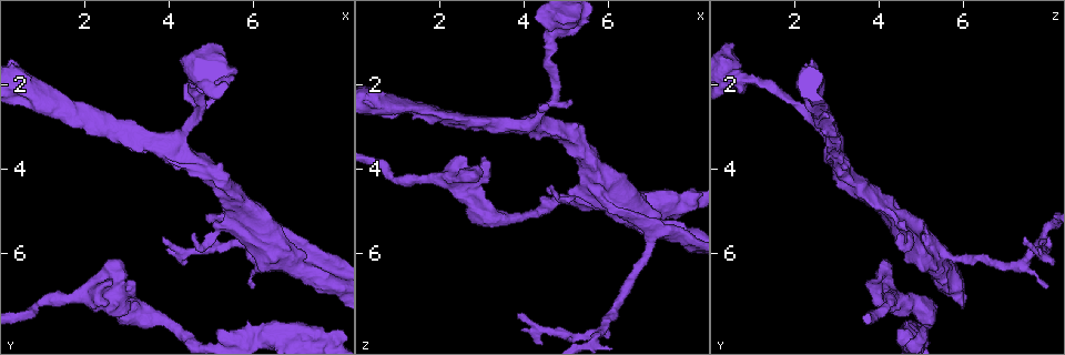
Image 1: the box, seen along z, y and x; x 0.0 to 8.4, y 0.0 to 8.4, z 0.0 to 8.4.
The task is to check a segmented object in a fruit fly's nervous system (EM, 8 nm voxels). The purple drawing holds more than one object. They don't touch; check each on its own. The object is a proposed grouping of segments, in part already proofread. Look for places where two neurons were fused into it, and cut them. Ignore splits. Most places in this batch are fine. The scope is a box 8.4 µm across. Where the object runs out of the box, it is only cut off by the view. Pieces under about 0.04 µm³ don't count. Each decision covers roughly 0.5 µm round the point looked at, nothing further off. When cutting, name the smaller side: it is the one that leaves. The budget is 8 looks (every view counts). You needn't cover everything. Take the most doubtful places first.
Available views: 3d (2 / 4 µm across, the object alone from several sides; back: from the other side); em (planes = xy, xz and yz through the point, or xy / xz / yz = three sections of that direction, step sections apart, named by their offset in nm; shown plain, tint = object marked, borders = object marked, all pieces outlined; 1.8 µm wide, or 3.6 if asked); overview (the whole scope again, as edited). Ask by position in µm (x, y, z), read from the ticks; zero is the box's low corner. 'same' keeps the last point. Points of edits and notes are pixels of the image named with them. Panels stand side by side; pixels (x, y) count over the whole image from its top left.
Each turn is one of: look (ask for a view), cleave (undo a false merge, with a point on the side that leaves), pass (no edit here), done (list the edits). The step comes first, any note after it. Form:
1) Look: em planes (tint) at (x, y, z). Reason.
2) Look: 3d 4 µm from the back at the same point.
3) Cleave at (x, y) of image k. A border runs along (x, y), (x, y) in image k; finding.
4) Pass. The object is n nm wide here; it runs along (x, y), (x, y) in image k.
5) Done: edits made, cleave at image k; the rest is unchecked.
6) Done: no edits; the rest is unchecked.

Look: 3d 4 µm at (4.75, 1.85, 0.70). Abrupt turn.

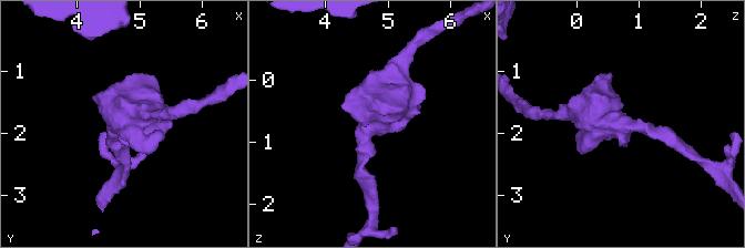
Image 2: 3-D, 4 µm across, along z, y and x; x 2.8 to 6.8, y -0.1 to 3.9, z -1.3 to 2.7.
Look: em 3.6 µm yz step 8 (borders) at (4.75, 1.85, 0.70). The arms are 190, 320 nm wide.

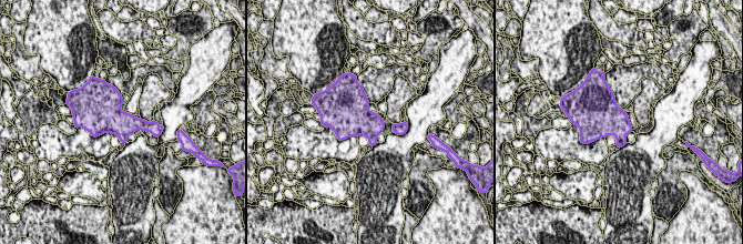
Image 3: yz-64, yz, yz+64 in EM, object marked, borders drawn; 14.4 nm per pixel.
Pass. All the same neuron.

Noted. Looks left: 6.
Look: em planes (tint) at (2.45, 7.05, 4.30).

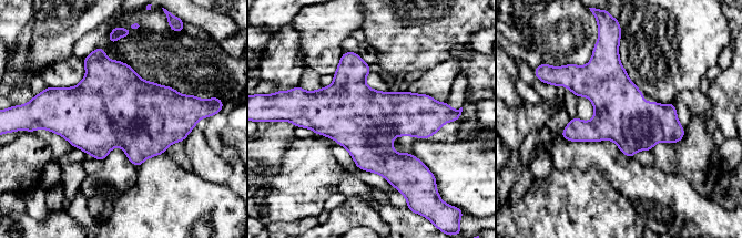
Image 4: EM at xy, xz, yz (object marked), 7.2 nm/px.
Pass. Continuous, no second neuron.

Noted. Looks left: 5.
Look: em xy step 16 (tint) at (5.90, 4.85, 4.15). Side arm on a straight run.

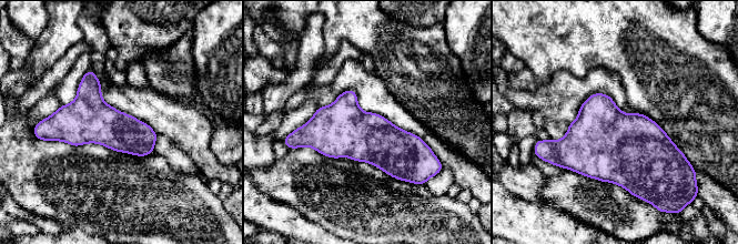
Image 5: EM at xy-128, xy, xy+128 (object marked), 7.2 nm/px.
Look: em planes (borders) at the same point.

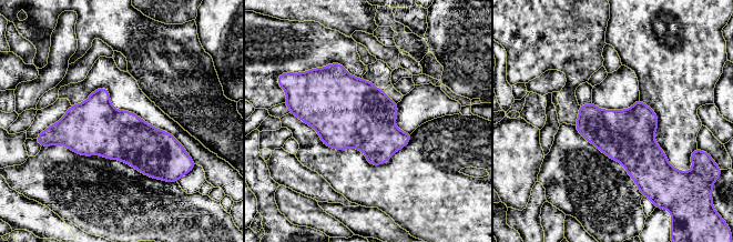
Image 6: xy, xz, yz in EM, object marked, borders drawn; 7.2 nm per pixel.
Pass. Continuous, no second neuron.

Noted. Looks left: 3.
Done: no edits; the rest is unchecked.

